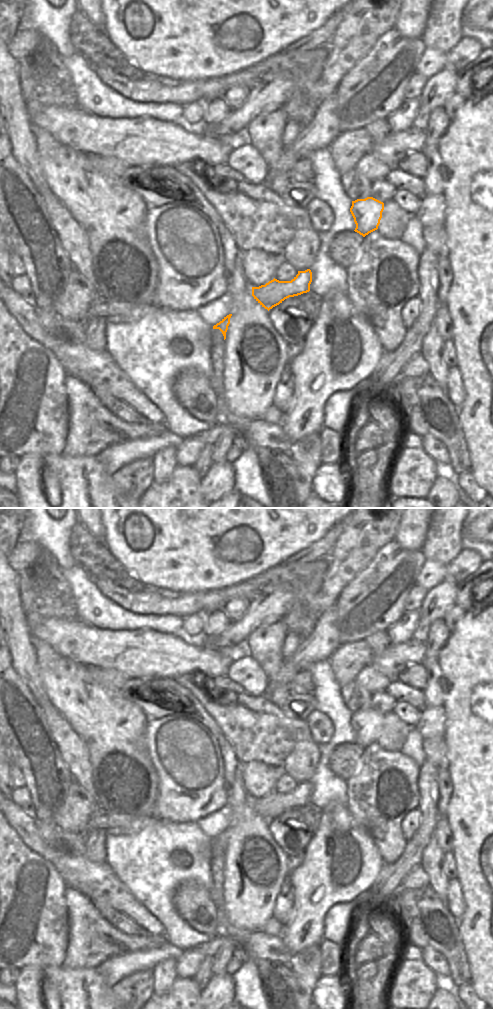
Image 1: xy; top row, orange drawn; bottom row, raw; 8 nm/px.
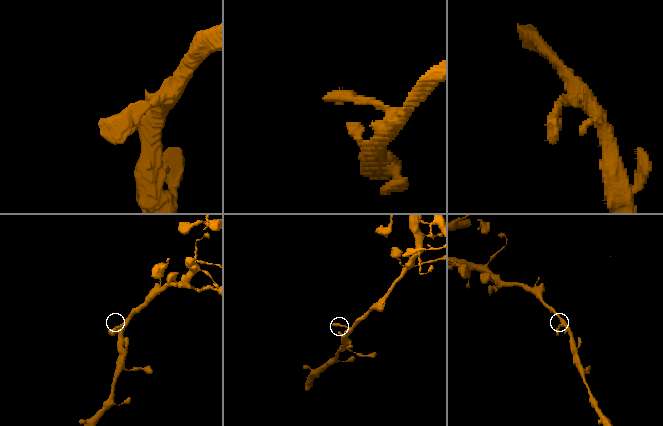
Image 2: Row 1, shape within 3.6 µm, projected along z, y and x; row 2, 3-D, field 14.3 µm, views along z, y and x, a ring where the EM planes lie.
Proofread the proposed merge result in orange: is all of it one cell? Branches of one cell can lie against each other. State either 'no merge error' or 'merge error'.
no merge error

